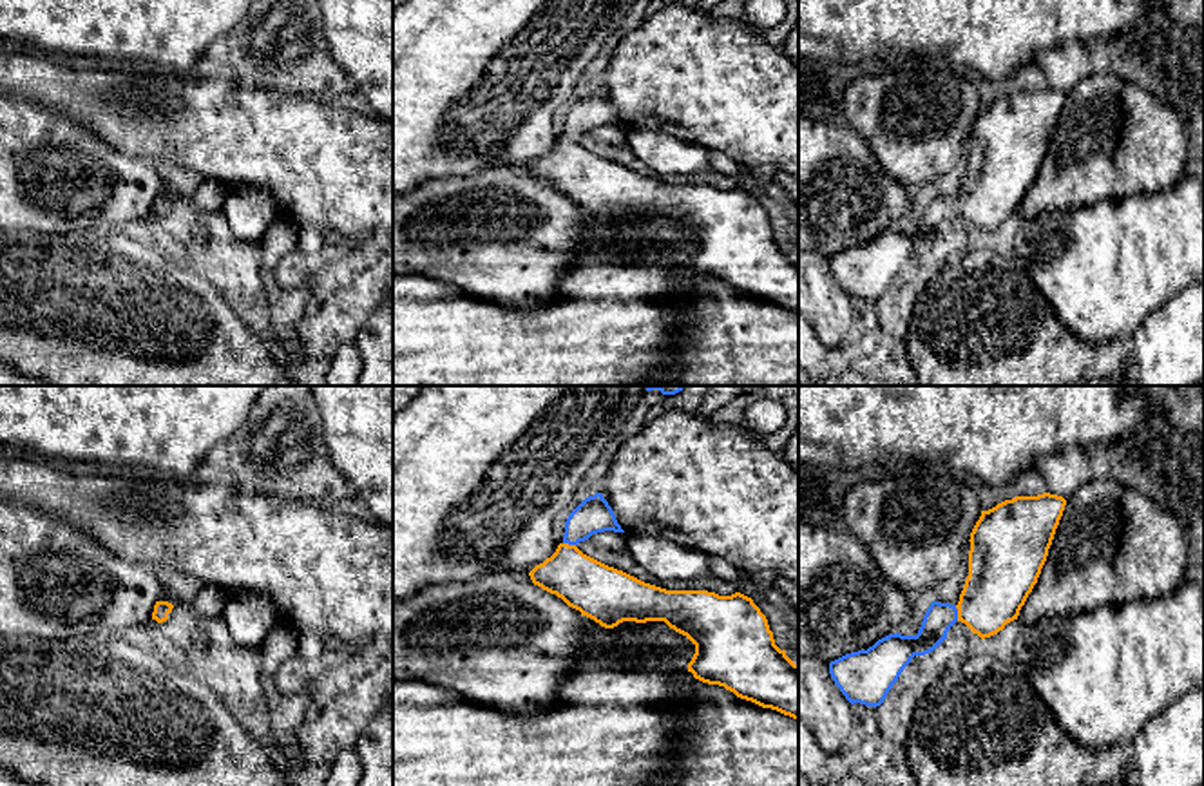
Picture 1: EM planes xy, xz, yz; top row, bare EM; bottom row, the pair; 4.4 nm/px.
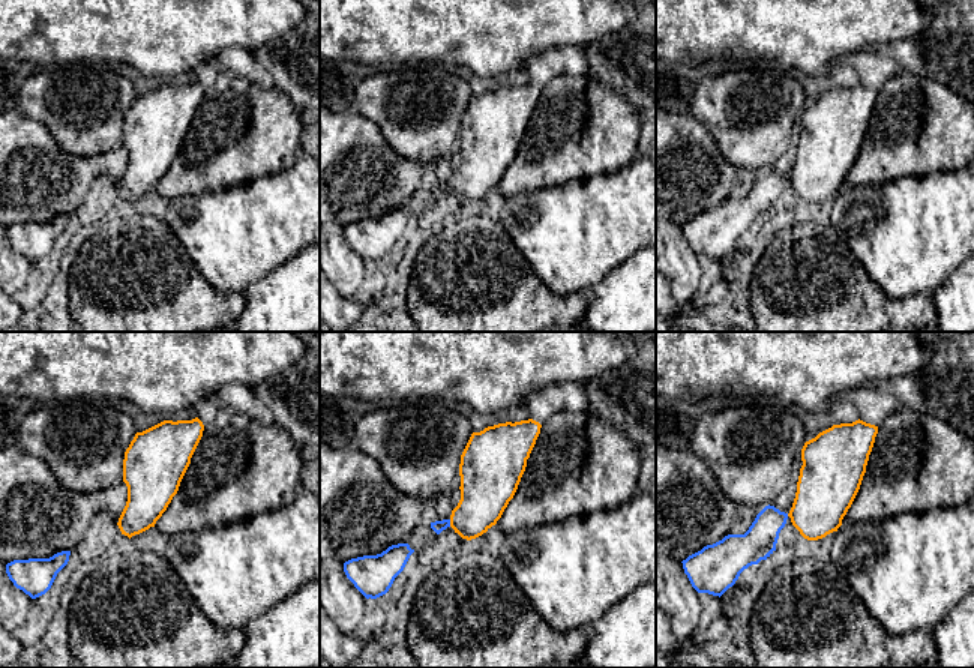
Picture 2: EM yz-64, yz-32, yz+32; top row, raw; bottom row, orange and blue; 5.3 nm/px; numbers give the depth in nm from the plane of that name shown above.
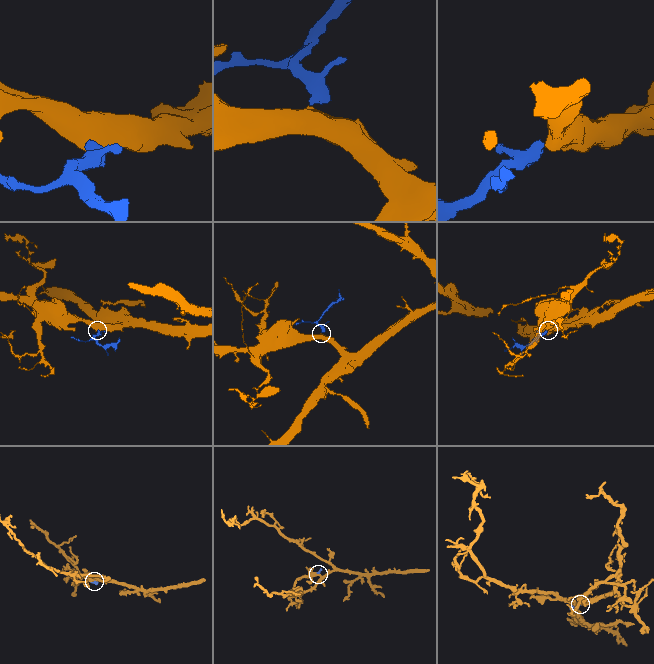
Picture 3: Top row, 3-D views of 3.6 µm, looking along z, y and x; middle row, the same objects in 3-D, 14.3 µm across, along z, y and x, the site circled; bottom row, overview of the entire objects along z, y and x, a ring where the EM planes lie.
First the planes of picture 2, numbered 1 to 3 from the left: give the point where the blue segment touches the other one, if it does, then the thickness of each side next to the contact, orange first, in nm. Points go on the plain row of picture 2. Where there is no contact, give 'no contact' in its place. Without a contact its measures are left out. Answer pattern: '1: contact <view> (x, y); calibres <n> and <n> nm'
1: no contact
2: contact yz-32 (450, 186); calibres 280 and 60 nm
3: no contact

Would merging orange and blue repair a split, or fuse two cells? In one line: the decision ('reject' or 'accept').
accept

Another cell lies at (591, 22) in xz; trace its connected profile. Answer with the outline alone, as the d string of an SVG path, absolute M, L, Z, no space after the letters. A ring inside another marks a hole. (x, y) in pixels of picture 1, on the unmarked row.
M406 0L393 13L393 196L483 167L527 165L550 152L556 110L637 0Z

